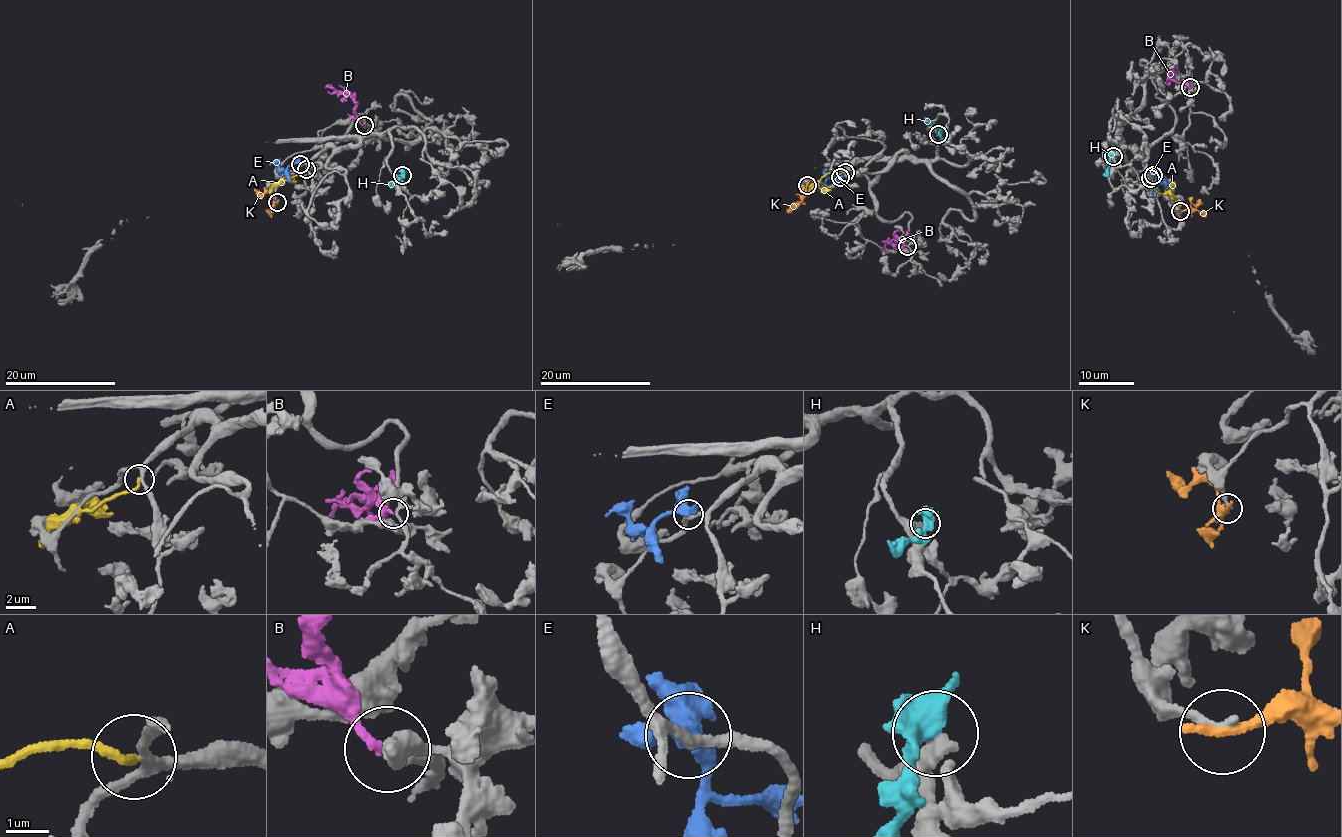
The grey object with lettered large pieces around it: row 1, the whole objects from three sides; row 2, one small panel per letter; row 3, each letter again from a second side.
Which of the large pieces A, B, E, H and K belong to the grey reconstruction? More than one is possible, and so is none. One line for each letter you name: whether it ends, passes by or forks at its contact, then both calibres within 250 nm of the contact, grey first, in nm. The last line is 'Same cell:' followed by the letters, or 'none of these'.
Same cell: none of these

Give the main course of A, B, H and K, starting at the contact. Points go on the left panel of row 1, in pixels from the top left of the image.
A: (306, 168), (275, 184), (270, 194)
B: (363, 125), (356, 115), (352, 97), (335, 92), (325, 85)
H: (402, 175), (387, 182)
K: (276, 202), (269, 193), (259, 194), (255, 189)

